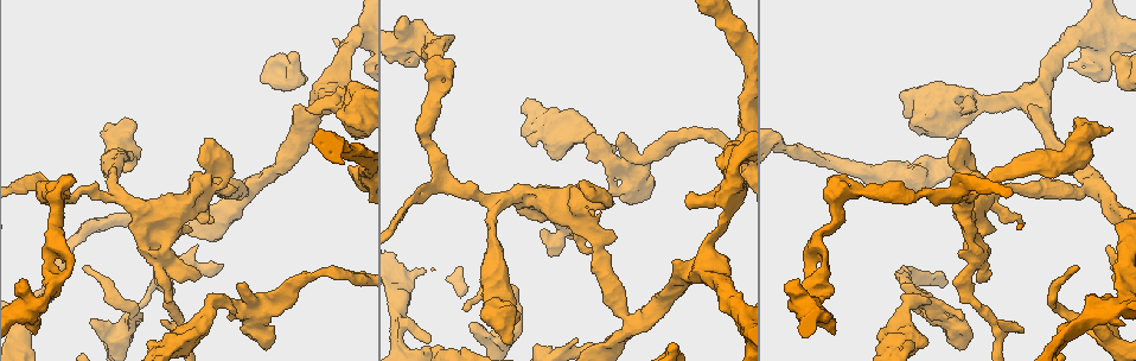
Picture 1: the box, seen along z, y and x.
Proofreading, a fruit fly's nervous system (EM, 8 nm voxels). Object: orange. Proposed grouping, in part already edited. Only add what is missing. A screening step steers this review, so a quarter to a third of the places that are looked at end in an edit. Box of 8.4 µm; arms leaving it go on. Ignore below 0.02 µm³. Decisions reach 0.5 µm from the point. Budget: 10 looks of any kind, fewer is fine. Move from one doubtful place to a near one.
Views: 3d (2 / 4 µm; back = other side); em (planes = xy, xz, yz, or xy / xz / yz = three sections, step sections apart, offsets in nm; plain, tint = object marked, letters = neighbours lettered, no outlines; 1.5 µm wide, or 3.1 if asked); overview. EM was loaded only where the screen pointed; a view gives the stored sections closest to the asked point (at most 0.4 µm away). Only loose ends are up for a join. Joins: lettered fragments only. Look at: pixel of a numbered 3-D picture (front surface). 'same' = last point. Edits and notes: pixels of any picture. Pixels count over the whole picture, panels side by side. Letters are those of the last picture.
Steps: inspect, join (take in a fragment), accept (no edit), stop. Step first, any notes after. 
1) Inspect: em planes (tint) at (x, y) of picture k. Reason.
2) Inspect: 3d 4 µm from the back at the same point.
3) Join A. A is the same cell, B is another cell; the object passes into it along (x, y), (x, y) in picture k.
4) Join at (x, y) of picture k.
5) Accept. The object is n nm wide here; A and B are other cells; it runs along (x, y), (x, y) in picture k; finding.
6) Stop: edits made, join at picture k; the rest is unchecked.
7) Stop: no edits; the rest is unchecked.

Inspect: 3d 2 µm at (959, 318) of picture 1. Free end.

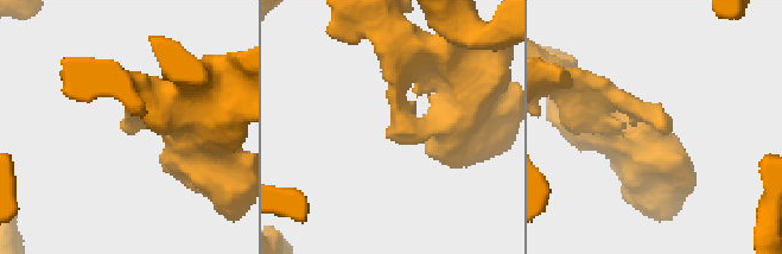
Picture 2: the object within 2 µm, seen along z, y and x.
Inspect: em planes (letters) at (662, 130) of picture 2.

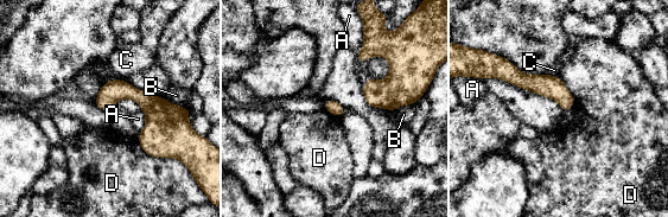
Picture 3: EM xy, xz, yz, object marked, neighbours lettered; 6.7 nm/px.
Accept. A, B, C and D are other cells; a border runs along (137, 138), (146, 153), (169, 158) in picture 3; none of them fits.

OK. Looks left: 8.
Inspect: 3d 2 µm at (918, 167) of picture 1. Thick end.

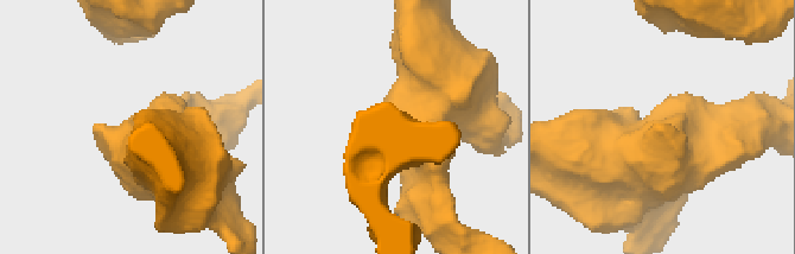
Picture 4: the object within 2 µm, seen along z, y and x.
Inspect: em planes (letters) at (93, 131) of picture 4. Now the EM.

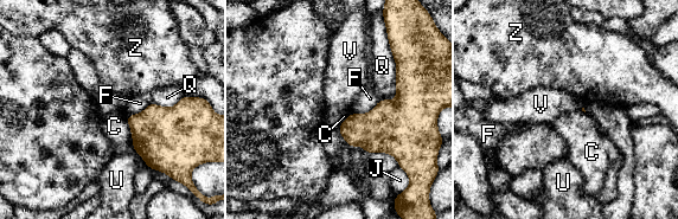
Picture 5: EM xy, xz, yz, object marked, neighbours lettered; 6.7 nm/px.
Accept. C, F, J, Q, U, V and Z are other cells; a border runs along (125, 117), (130, 131), (133, 148) in picture 5; none of them fits.

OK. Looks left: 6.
Inspect: 3d 4 µm at (512, 342) of picture 1. End of a long branch.

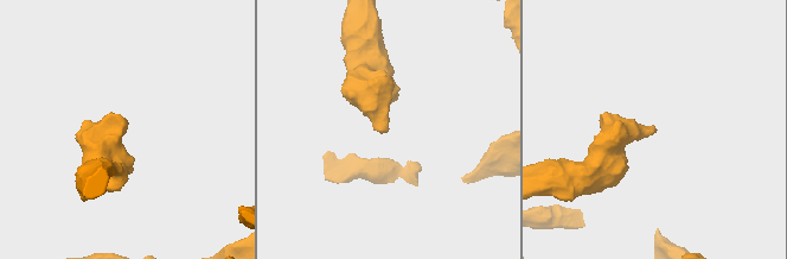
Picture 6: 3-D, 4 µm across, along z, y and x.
Inspect: em yz step 8 (letters) at (655, 130) of picture 6.

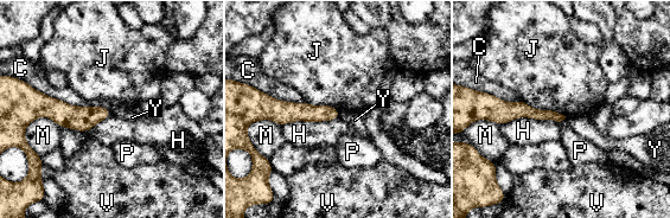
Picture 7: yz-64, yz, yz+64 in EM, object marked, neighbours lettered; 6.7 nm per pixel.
Inspect: em planes (letters) at the same point.

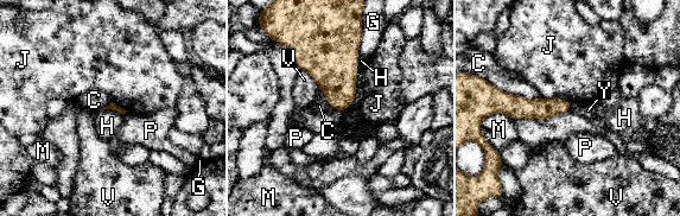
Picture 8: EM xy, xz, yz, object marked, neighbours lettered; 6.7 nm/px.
Accept. The longest contact is with H, 400 nm; C, G, H, J, M, P, V and Y are other cells; it runs along (497, 102), (515, 107), (567, 106) in picture 8; no lettered fragment goes on from it.

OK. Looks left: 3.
Inspect: 3d 2 µm from the back at (842, 175) of picture 1. An open end.

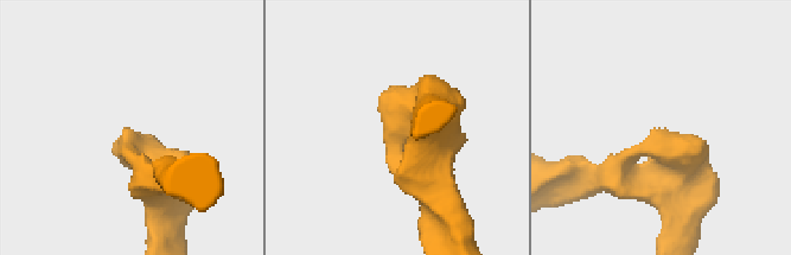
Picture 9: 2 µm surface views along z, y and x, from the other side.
Inspect: em planes (letters) at (666, 130) of picture 9. The arms are 220, 280 nm wide; now the EM.

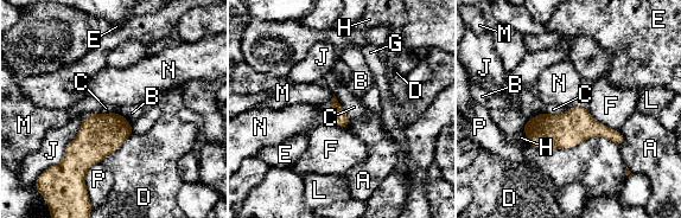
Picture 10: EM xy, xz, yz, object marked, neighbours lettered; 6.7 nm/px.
Accept. A, B, C, D, E, F, G, H, J, L, M, N and P are other cells; a border runs along (333, 94), (350, 121) in picture 10; none of them fits.

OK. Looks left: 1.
Stop: no edits; the rest is unchecked.

